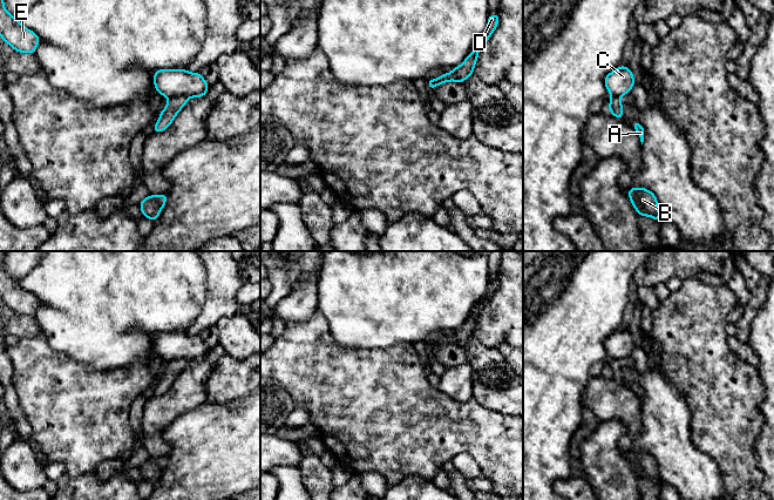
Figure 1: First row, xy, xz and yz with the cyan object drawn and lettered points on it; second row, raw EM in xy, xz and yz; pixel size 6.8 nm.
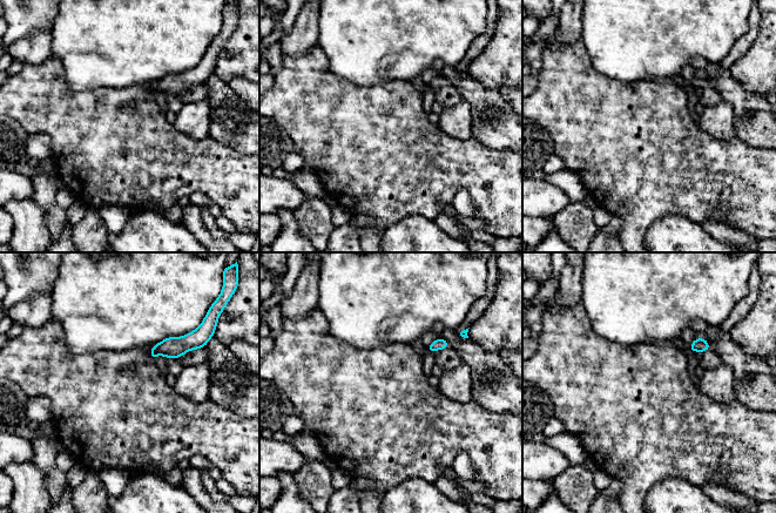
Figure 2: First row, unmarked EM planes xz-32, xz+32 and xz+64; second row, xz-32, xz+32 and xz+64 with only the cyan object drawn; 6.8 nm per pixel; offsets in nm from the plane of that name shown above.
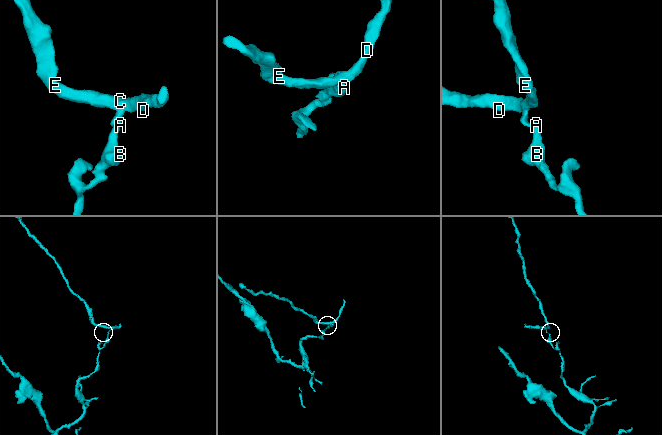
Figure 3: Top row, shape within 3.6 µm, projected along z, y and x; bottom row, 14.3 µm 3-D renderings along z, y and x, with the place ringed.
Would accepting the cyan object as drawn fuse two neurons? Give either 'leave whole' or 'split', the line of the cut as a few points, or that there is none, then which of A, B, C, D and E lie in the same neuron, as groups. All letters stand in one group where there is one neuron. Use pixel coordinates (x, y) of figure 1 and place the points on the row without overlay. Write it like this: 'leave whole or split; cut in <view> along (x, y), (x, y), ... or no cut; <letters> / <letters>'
split; cut in xy along (187, 359), (170, 360); A B / C D E

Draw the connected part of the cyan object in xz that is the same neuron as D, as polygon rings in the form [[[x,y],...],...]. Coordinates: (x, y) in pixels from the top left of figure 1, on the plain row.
[[[498,276],[496,278],[488,277],[487,293],[481,299],[481,303],[477,304],[475,309],[473,309],[474,315],[469,316],[466,323],[460,329],[455,330],[450,336],[443,337],[444,339],[448,340],[449,344],[455,344],[461,346],[473,338],[475,326],[478,320],[478,316],[481,311],[488,305],[489,300],[496,292],[498,285],[500,285]]]

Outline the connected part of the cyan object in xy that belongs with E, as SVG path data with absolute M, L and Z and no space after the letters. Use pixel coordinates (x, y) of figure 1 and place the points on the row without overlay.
M0 251L0 299L5 306L8 306L18 316L34 317L40 300L33 293L21 288L19 282L14 281L4 268L6 251Z

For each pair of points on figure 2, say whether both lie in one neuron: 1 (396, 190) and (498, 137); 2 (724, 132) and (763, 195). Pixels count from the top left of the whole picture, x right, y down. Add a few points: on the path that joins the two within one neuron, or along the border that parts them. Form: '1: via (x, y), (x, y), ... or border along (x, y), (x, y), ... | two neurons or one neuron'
1: border along (472, 136), (487, 147), (510, 152) | two neurons
2: border along (703, 130), (719, 139), (735, 137) | two neurons

